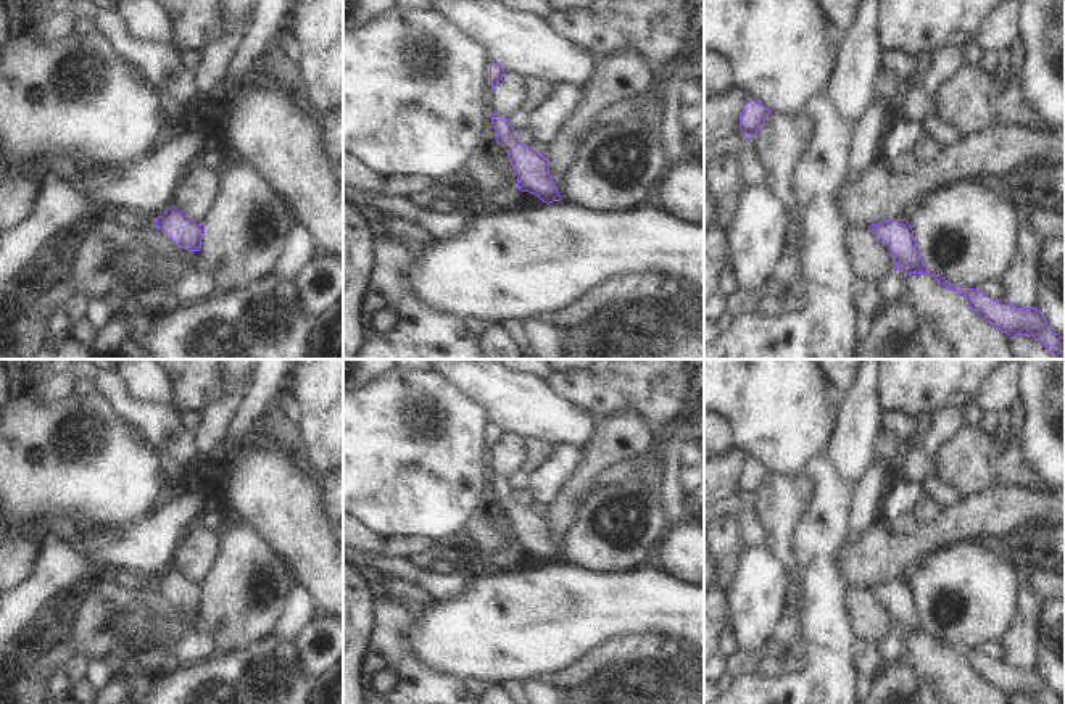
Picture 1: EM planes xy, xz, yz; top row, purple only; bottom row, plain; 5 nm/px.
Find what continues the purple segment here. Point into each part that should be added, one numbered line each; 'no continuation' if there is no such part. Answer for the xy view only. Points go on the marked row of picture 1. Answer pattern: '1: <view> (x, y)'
1: xy (165, 265)

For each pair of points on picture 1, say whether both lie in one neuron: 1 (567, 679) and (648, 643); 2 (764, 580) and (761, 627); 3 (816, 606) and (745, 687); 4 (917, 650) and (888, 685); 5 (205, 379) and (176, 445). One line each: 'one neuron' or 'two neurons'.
1: one neuron
2: one neuron
3: one neuron
4: two neurons
5: two neurons

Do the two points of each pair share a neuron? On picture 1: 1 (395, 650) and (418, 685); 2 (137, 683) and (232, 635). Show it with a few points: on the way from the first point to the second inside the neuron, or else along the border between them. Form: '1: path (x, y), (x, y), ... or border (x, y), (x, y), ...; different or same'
1: path (401, 658), (414, 677); same
2: border (253, 641), (227, 653), (216, 653); different

